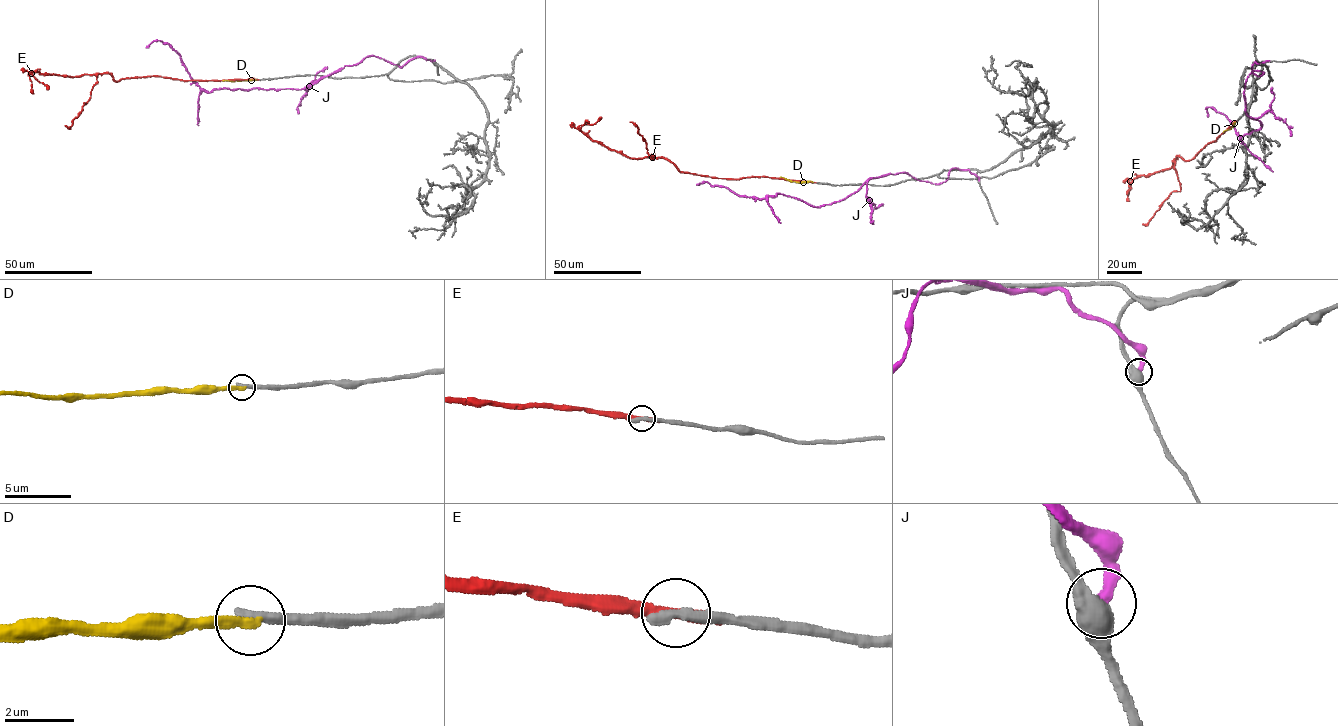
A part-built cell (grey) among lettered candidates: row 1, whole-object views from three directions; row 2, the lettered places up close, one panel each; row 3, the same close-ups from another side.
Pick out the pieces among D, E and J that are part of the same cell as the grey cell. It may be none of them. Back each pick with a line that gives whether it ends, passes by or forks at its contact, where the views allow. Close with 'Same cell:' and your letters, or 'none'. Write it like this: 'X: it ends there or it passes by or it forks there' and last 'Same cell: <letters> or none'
Same cell: none

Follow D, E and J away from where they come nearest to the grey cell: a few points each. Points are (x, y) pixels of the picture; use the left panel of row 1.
D: (255, 79), (222, 81)
E: (256, 79), (201, 80), (154, 76), (118, 81), (109, 73), (71, 76), (28, 70), (48, 89)
J: (433, 60), (416, 56), (400, 67), (371, 55), (304, 88), (209, 92), (168, 44), (146, 47)

